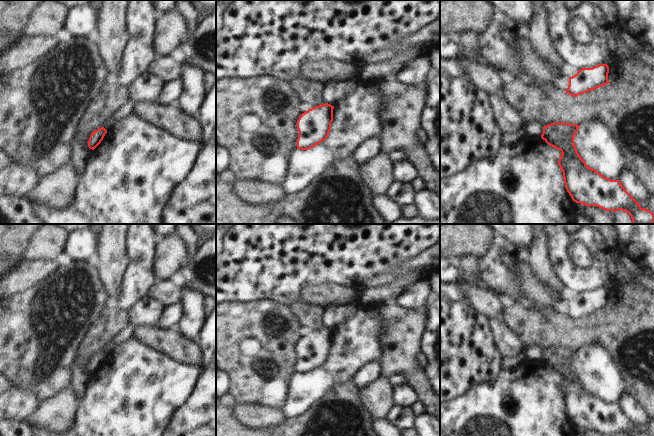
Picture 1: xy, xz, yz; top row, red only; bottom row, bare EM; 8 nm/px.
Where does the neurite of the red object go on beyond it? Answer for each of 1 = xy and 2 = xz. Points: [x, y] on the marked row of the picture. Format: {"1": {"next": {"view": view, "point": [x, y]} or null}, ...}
{"1": {"next": null}, "2": {"next": null}}

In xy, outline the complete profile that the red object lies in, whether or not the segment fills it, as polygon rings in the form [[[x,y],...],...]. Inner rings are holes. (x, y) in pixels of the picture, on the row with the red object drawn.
[[[101,127],[92,132],[88,141],[88,147],[94,150],[101,143],[106,133],[107,130],[104,127]]]

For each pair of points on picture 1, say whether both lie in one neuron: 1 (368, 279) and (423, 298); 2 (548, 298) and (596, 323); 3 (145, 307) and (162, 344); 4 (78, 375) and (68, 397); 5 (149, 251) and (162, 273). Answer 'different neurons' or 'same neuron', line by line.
1: different neurons
2: different neurons
3: different neurons
4: different neurons
5: different neurons

